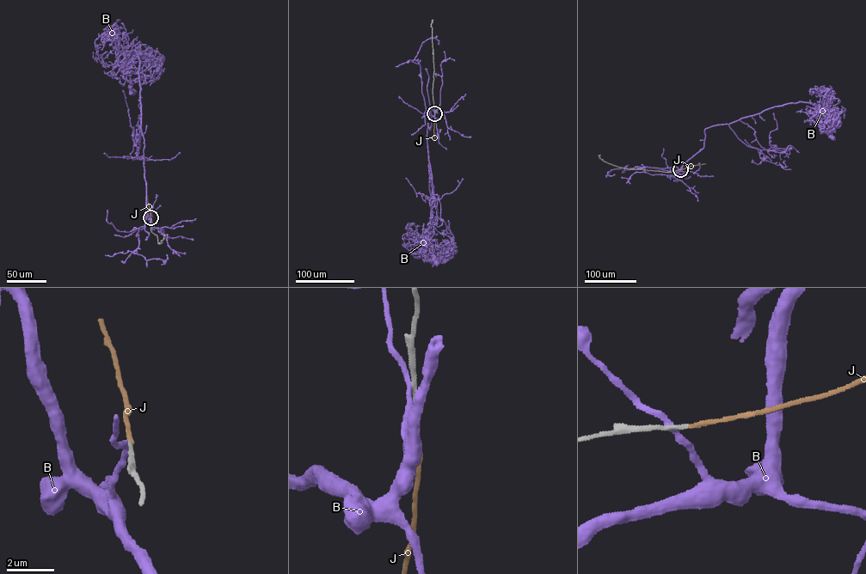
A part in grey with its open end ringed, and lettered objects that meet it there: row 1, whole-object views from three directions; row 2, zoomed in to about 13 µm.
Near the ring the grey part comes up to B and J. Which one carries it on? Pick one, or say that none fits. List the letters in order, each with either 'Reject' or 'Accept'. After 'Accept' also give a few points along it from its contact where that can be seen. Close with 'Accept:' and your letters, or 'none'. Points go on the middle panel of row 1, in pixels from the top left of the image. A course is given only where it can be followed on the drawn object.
B: Reject
J: Accept. Its course: (434, 113), (434, 138)
Accept: J

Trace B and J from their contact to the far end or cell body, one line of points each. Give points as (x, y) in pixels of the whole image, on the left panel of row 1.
B: (150, 217), (147, 211), (139, 64), (135, 50), (125, 64), (134, 91)
J: (150, 217), (147, 196)

